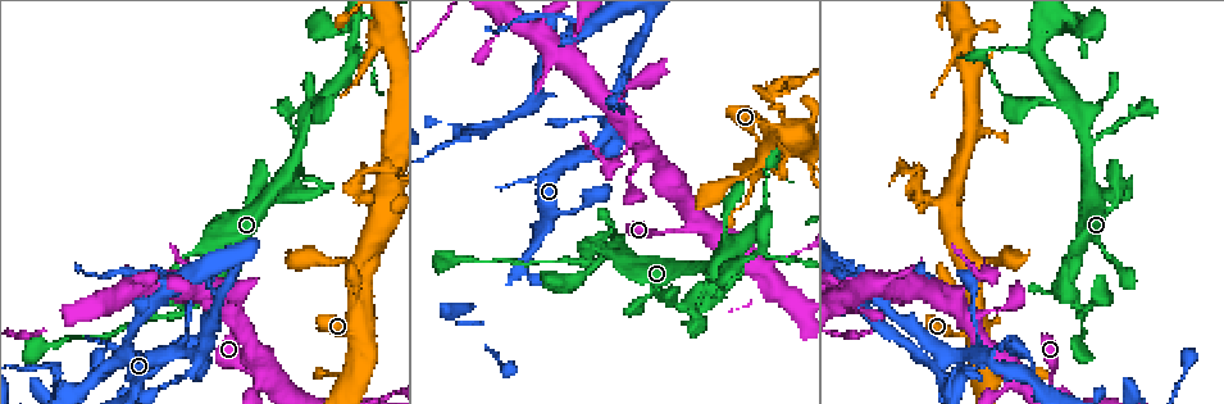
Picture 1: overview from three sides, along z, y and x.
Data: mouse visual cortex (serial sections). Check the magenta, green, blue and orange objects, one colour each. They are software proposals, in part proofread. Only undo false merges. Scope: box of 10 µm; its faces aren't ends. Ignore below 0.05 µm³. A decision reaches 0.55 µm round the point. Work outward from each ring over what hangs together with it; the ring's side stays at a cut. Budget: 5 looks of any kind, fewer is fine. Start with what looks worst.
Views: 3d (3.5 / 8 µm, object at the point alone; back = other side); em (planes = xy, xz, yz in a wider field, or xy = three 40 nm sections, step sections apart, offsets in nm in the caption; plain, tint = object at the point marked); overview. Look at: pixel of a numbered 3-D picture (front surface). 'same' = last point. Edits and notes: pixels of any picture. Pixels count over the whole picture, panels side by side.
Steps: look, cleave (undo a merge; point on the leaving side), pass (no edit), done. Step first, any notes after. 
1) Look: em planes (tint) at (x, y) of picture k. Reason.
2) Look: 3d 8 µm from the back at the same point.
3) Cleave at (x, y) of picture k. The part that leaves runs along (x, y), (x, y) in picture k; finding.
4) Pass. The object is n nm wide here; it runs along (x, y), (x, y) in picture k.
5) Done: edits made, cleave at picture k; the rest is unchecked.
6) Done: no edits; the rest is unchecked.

Look: 3d 3.5 µm from the back at (981, 277) of picture 1. Sharp bend.

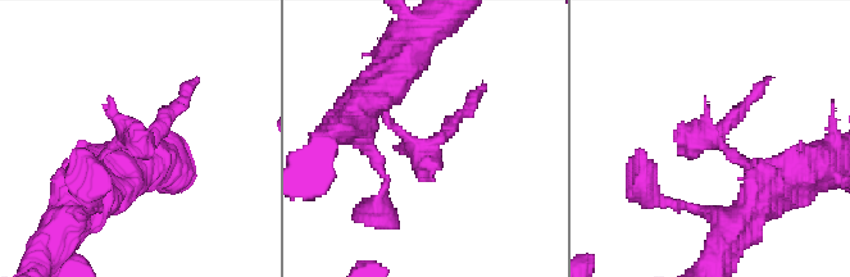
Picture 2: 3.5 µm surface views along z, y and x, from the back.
Look: em planes (tint) at (129, 140) of picture 2. Need the tissue.

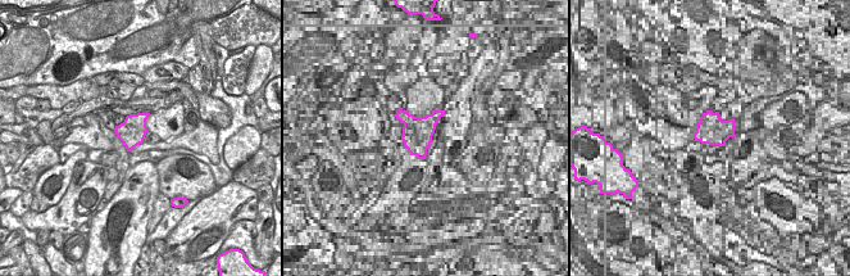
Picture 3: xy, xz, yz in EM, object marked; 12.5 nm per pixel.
Pass. The object is 340 nm wide here; it runs along (94, 191), (98, 159), (185, 96) in picture 2; all the same cell.

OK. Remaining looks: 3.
Look: em xy step 2 (tint) at (471, 129) of picture 1. Abrupt turn.

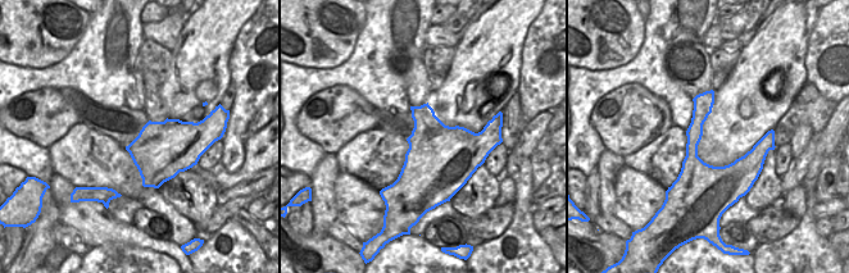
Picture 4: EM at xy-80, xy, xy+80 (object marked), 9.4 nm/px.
Look: 3d 3.5 µm at the same point. Wider look.

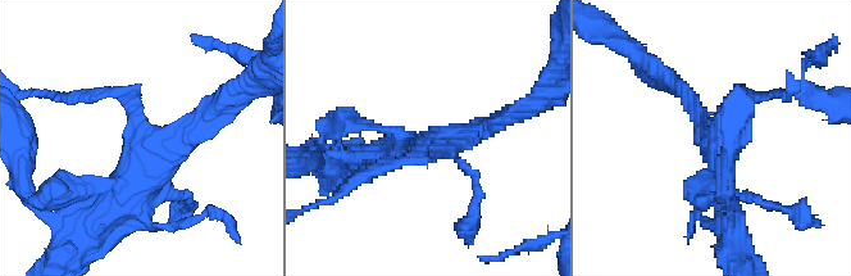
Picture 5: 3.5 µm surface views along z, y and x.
Pass. 3 arms meet here; the arms are 150, 250, 250 nm wide; it runs along (766, 140), (731, 177), (680, 181) in picture 4; continuous, no second cell.

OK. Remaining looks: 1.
Done: no edits; the rest is unchecked.

